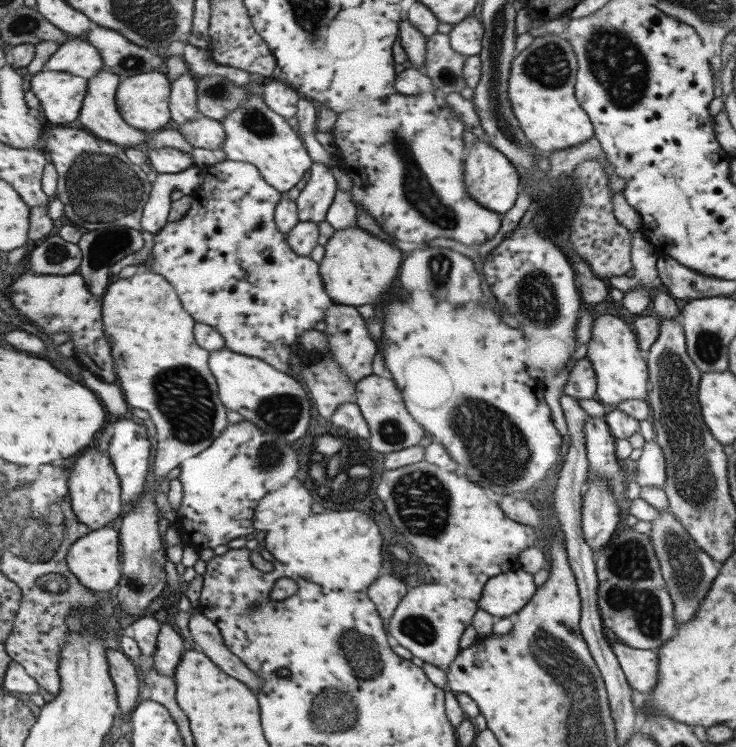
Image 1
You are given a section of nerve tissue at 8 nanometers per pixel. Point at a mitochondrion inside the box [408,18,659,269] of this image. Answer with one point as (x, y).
(611, 56)

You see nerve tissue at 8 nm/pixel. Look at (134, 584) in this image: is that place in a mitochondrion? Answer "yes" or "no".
yes

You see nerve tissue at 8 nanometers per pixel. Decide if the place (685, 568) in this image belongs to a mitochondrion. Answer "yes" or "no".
yes

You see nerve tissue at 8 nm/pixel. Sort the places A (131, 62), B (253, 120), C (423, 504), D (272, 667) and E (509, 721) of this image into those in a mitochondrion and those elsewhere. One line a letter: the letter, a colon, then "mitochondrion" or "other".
A: mitochondrion
B: mitochondrion
C: mitochondrion
D: other
E: other

